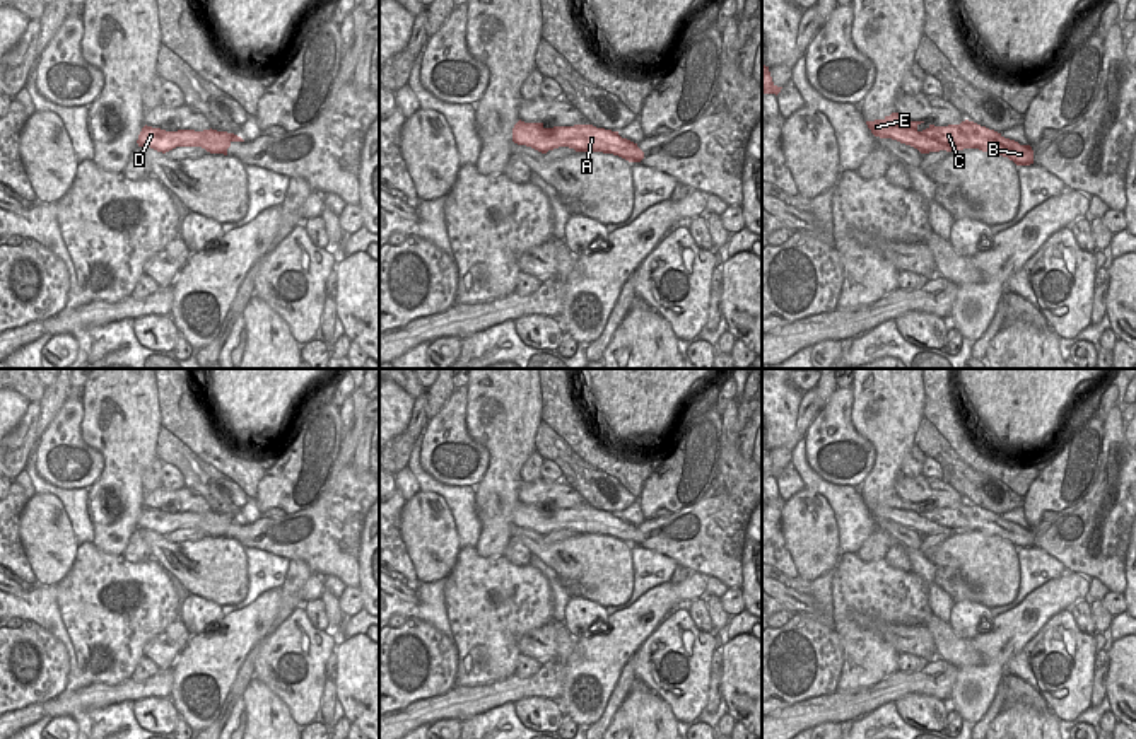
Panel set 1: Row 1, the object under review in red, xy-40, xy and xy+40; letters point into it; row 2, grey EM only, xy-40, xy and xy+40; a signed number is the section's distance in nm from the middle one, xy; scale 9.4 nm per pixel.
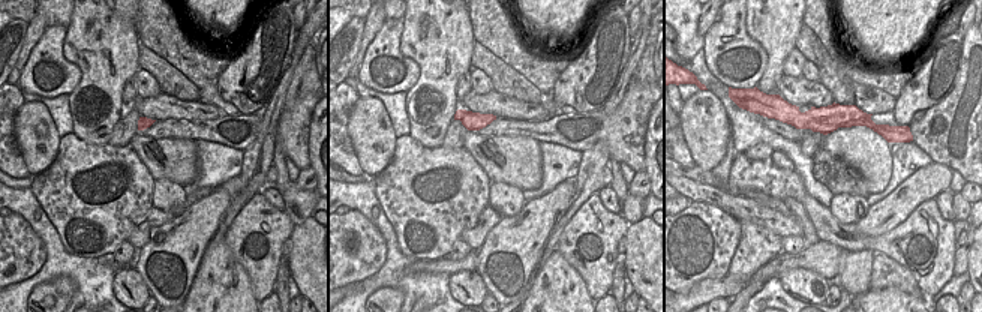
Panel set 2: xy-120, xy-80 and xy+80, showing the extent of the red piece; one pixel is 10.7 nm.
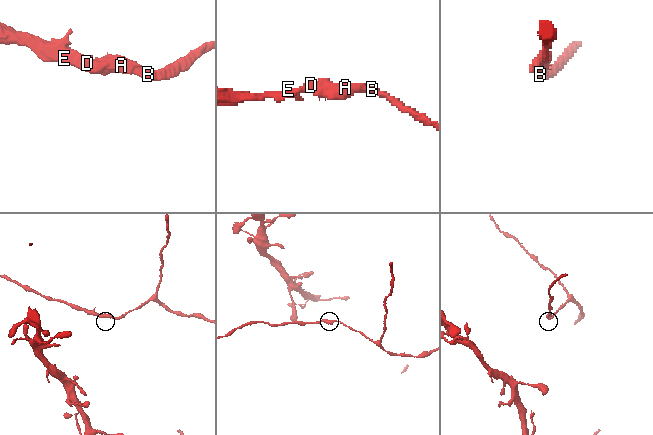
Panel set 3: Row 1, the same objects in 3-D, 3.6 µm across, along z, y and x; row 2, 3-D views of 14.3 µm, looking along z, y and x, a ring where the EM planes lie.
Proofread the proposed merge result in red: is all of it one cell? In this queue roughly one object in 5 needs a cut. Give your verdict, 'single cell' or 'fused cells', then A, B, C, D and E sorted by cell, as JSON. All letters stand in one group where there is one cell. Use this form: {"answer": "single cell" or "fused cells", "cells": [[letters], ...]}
{"answer": "single cell", "cells": [["A", "B", "C", "D", "E"]]}

